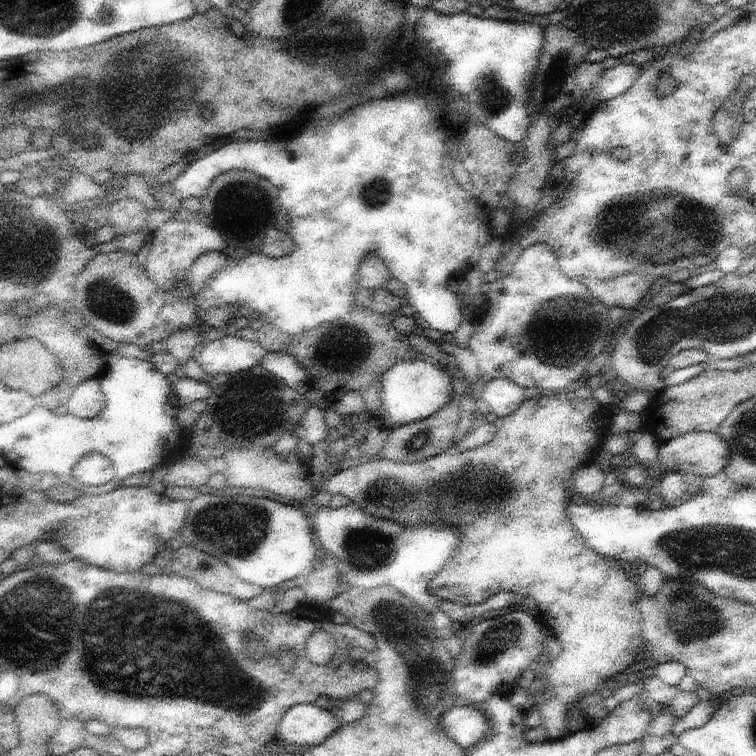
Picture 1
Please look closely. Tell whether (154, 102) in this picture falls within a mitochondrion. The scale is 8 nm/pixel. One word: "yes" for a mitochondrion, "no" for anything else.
yes

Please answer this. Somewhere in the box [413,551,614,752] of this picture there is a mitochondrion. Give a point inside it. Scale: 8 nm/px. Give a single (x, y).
(494, 643)

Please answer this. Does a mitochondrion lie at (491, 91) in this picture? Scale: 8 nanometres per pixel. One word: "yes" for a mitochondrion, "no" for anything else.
yes

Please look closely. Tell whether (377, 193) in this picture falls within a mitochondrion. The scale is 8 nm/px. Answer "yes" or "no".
yes

